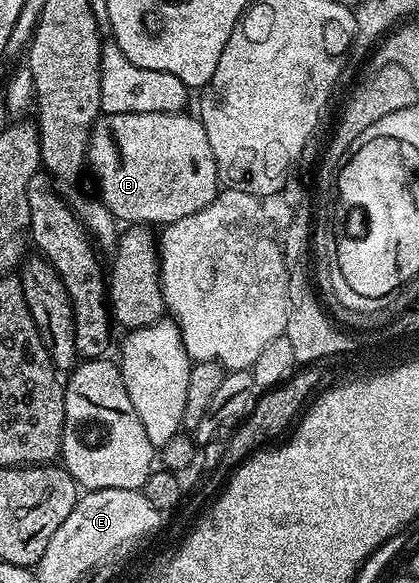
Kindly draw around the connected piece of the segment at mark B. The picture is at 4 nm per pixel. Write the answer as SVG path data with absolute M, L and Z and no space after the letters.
M190 112L103 113L90 133L86 160L89 173L98 177L97 193L103 204L122 224L149 224L154 228L165 228L176 220L184 220L184 216L192 216L192 212L200 212L200 208L208 208L220 192L216 156L212 156L208 132L201 117L194 115L193 118Z

